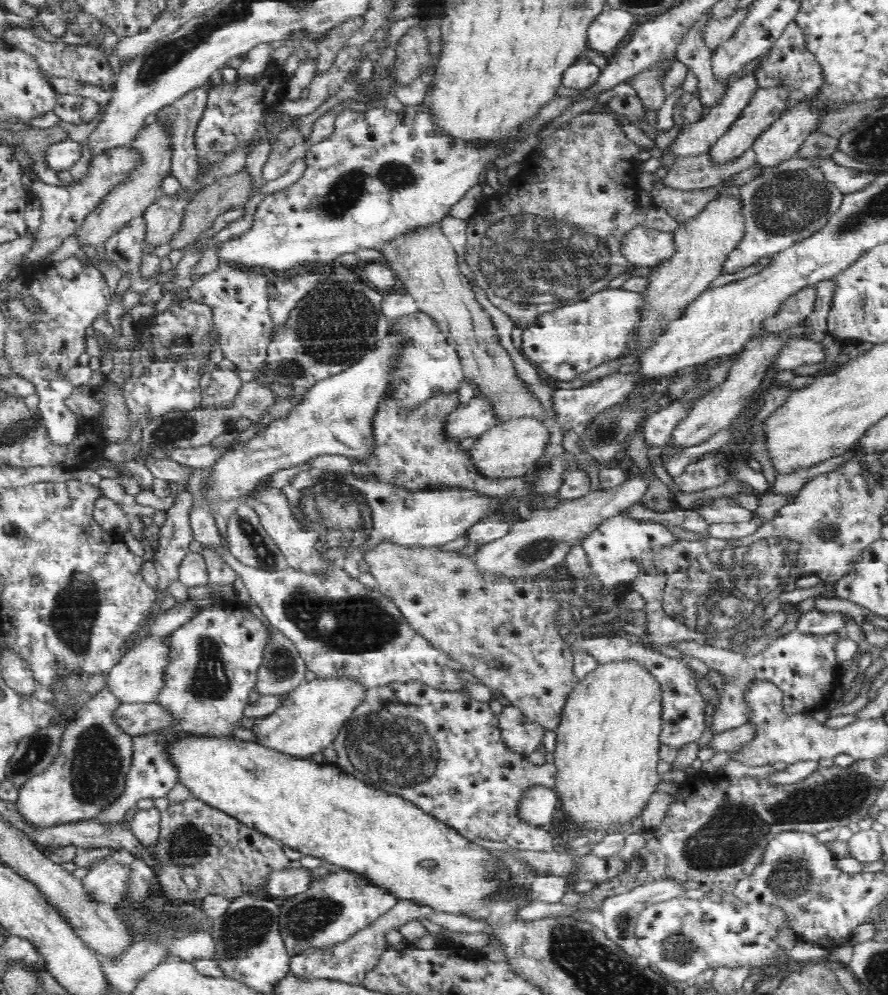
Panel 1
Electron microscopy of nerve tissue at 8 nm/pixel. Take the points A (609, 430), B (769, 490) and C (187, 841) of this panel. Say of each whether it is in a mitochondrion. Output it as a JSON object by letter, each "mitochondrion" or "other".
{"A":"mitochondrion","B":"other","C":"mitochondrion"}

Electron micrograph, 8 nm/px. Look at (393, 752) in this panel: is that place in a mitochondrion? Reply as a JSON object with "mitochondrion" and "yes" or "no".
{"mitochondrion":"yes"}

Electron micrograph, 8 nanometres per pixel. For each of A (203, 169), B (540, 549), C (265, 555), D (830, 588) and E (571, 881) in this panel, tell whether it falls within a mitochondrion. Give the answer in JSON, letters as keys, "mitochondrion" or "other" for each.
{"A":"other","B":"mitochondrion","C":"mitochondrion","D":"other","E":"other"}

